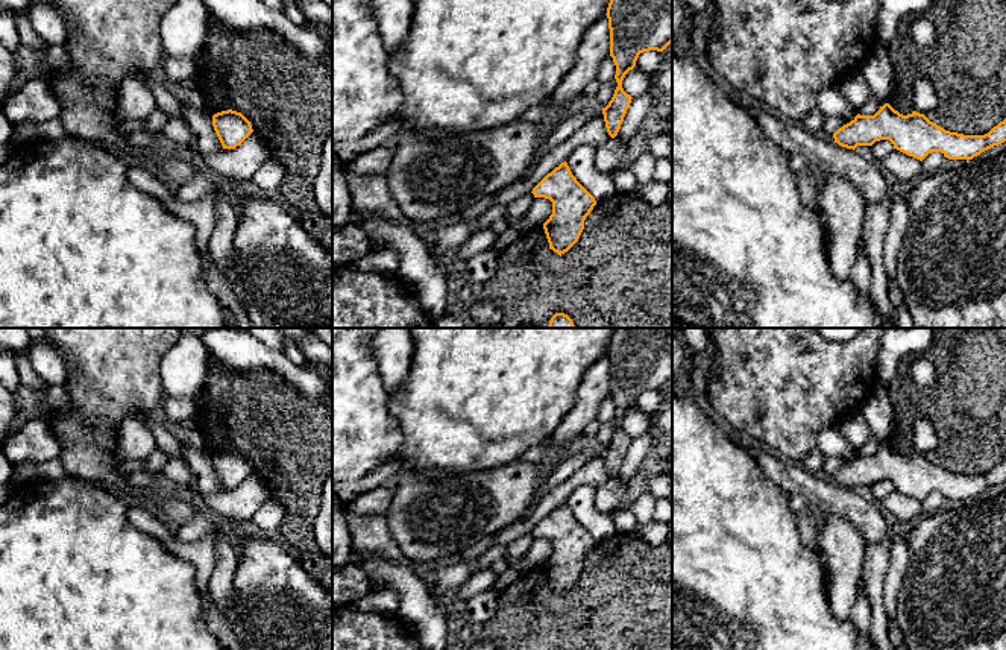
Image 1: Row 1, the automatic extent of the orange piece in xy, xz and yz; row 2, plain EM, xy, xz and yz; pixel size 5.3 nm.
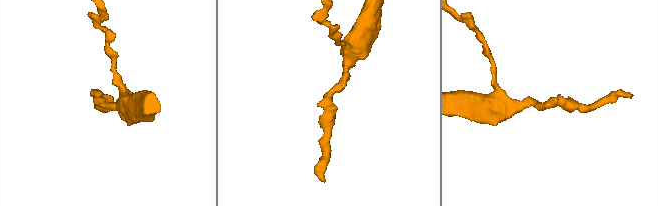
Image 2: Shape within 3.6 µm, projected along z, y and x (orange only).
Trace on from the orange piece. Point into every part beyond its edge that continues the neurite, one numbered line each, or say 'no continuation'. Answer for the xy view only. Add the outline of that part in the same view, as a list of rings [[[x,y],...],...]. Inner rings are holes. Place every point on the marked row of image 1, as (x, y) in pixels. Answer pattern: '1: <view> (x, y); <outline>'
no continuation

